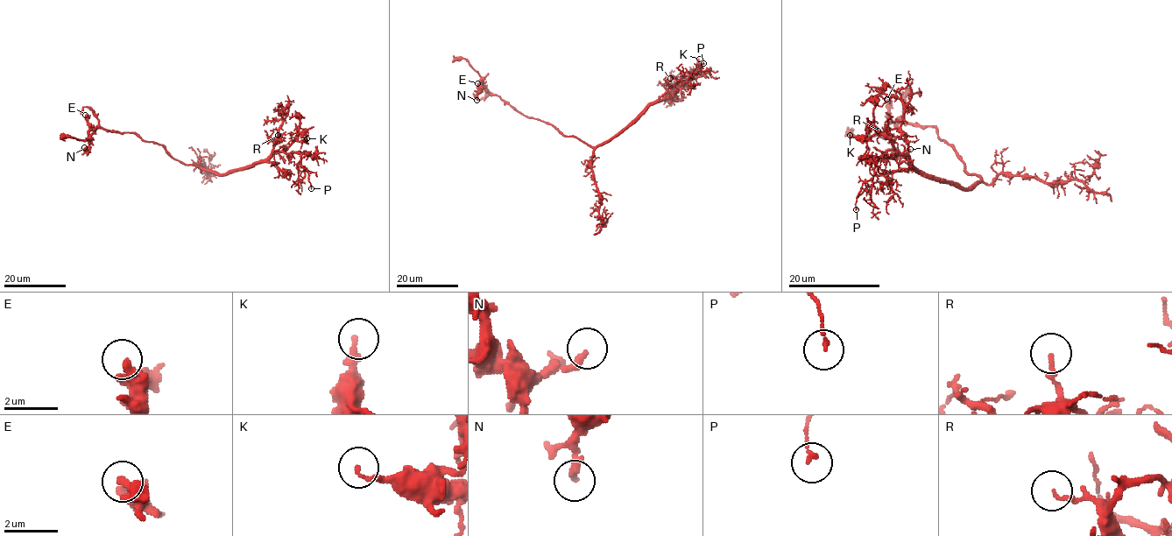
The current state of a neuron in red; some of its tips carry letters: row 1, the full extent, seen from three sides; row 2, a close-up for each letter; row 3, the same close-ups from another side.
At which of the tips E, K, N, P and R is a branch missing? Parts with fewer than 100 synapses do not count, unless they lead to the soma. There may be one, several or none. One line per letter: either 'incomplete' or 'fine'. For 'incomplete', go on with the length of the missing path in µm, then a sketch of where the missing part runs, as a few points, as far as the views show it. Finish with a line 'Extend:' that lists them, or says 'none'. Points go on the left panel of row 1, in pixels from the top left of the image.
E: fine
K: fine
N: fine
P: fine
R: fine
Extend: none

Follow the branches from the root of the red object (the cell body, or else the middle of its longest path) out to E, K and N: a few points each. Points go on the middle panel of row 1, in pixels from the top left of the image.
E: (585, 144), (574, 137), (564, 136), (554, 126), (522, 115), (477, 83)
K: (585, 144), (596, 146), (609, 142), (651, 105), (673, 95), (687, 83), (699, 59)
N: (585, 144), (574, 137), (564, 136), (554, 126), (522, 115), (497, 95), (490, 94), (482, 84), (476, 100)

